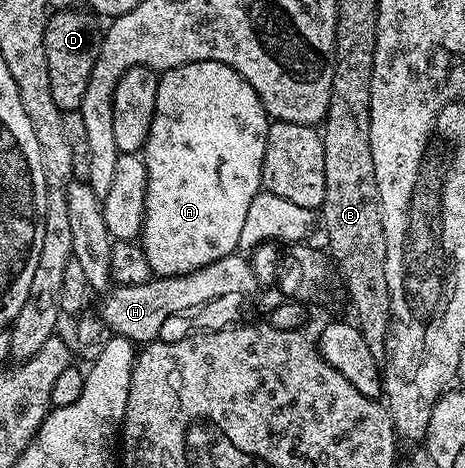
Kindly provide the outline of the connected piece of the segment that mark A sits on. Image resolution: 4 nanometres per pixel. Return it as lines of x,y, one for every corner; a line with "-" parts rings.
190,61
187,65
177,65
175,69
167,69
161,74
156,95
154,118
150,124
150,134
146,136
144,160
146,163
146,210
142,216
142,232
140,244
144,255
148,257
151,274
159,277
179,277
192,271
200,271
200,267
208,267
208,263
216,263
216,259
237,254
239,252
240,230
244,227
244,218
248,216
248,206
262,189
262,164
264,163
264,147
266,132
271,122
258,92
245,81
232,67
219,61

